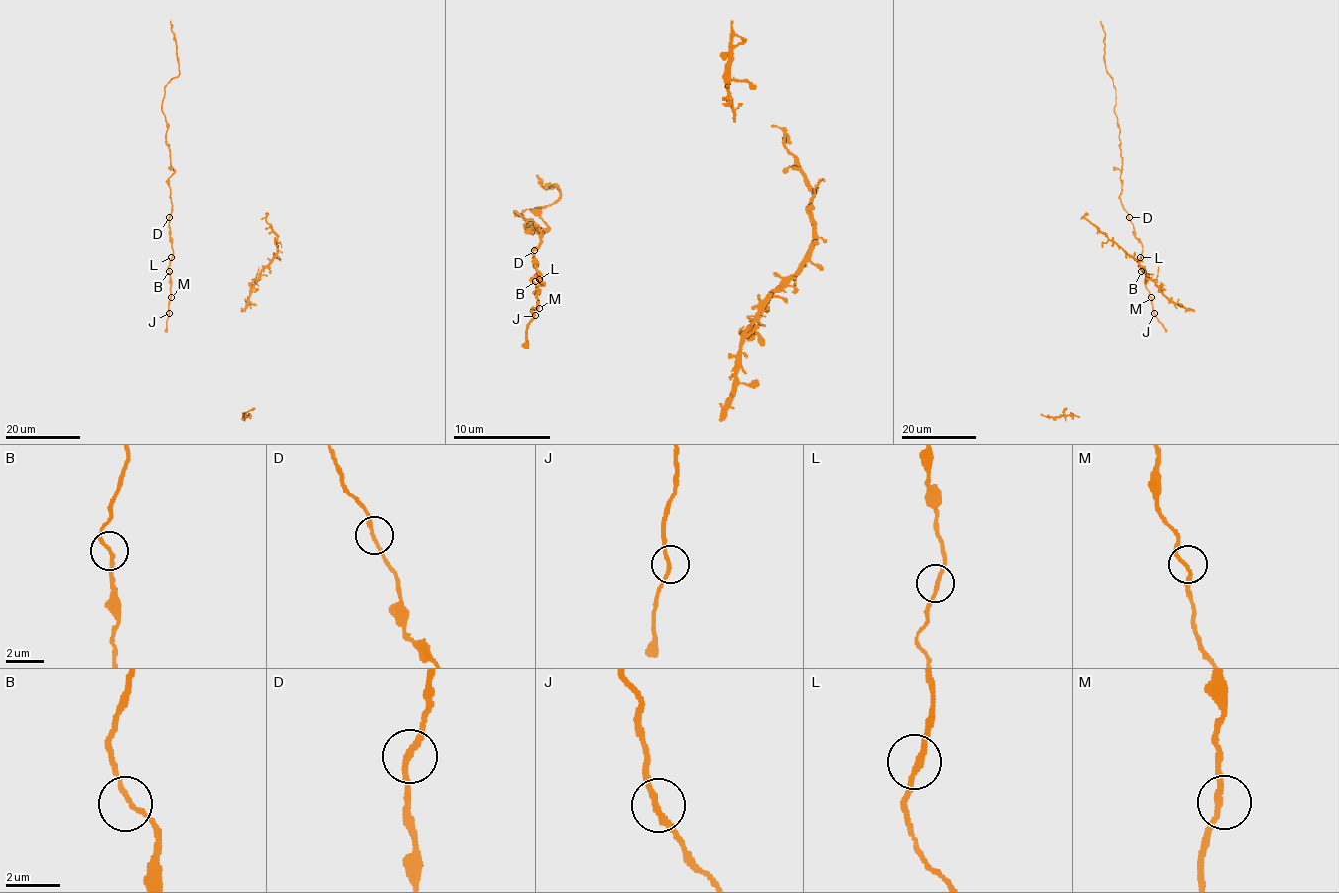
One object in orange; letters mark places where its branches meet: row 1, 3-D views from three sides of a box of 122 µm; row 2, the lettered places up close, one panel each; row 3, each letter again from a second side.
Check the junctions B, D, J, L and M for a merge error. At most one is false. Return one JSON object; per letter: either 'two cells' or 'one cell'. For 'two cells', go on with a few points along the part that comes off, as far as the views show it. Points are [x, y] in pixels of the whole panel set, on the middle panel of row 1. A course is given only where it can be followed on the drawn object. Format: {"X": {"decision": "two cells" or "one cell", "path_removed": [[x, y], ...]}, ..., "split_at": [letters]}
{"B": {"decision": "one cell"}, "D": {"decision": "one cell"}, "J": {"decision": "one cell"}, "L": {"decision": "one cell"}, "M": {"decision": "one cell"}, "split_at": []}

